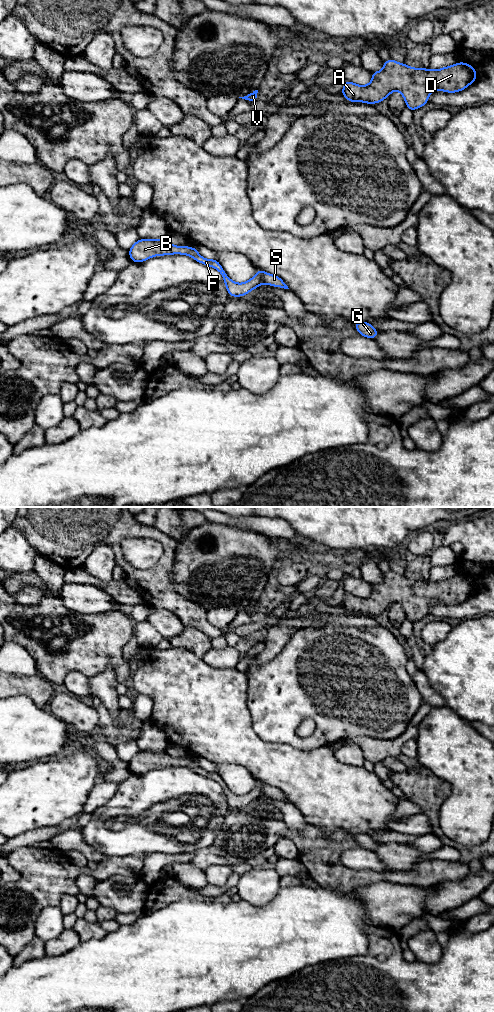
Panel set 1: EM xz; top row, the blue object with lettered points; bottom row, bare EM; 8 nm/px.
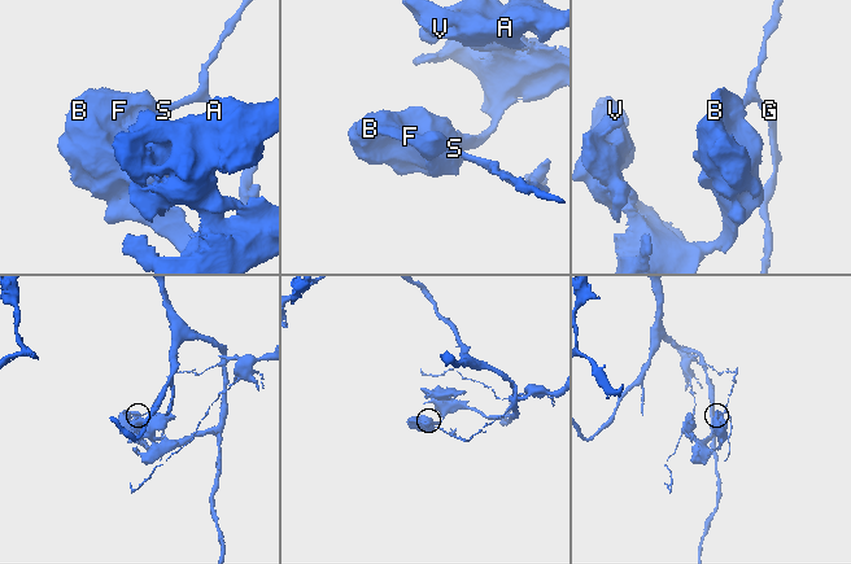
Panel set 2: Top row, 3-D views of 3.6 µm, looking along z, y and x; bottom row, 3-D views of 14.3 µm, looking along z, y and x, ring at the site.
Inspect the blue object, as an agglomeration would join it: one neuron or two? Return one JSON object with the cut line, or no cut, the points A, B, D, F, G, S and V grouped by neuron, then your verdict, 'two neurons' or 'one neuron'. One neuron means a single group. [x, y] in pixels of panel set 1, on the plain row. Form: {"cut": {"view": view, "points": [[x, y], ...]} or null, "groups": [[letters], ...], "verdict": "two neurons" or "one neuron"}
{"cut": {"view": "xz", "points": [[265, 785], [262, 789], [262, 795]]}, "groups": [["A", "B", "D", "F", "V"], ["G", "S"]], "verdict": "two neurons"}

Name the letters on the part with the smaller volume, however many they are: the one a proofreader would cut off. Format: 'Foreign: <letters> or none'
Foreign: G, S

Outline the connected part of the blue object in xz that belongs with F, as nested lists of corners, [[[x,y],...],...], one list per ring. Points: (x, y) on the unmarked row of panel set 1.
[[[140,750],[128,763],[130,771],[132,774],[136,775],[144,774],[154,768],[173,766],[188,767],[195,773],[216,781],[222,787],[229,808],[233,809],[244,808],[263,796],[262,789],[265,783],[261,781],[257,781],[257,786],[247,794],[236,795],[228,789],[223,779],[216,771],[206,771],[198,765],[196,759],[172,757],[166,751],[152,752]]]

